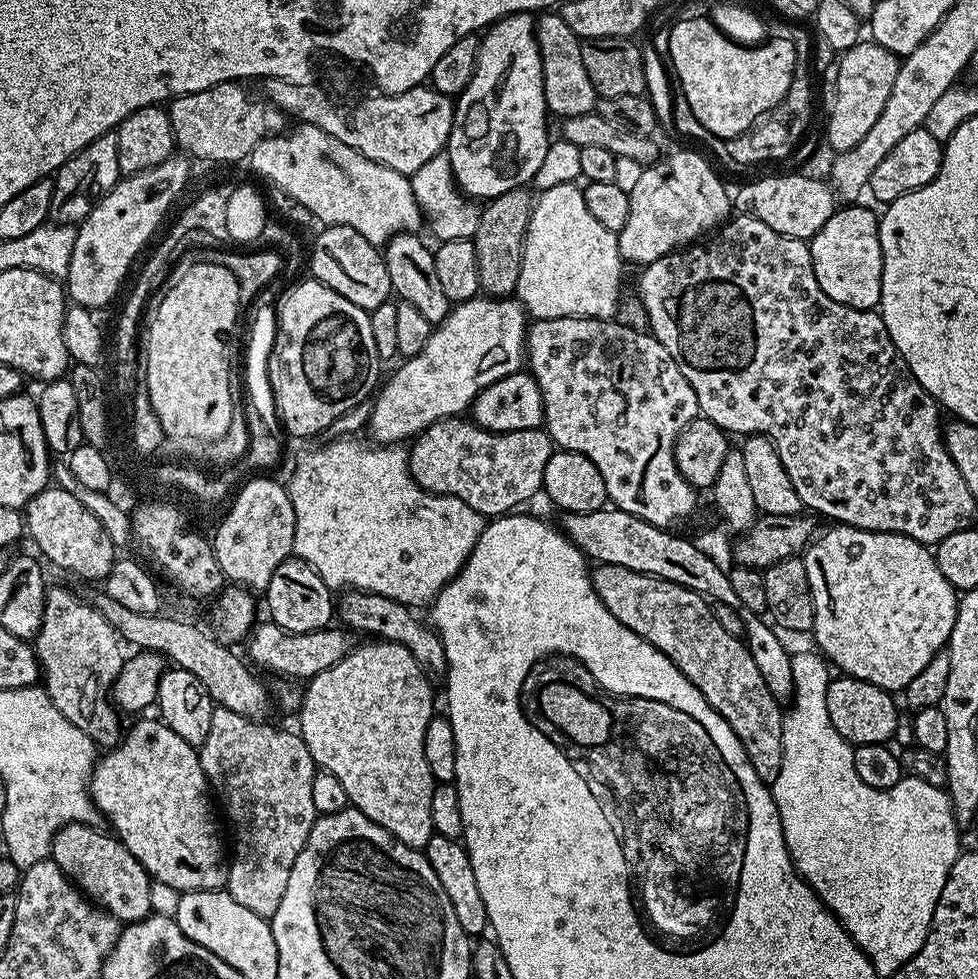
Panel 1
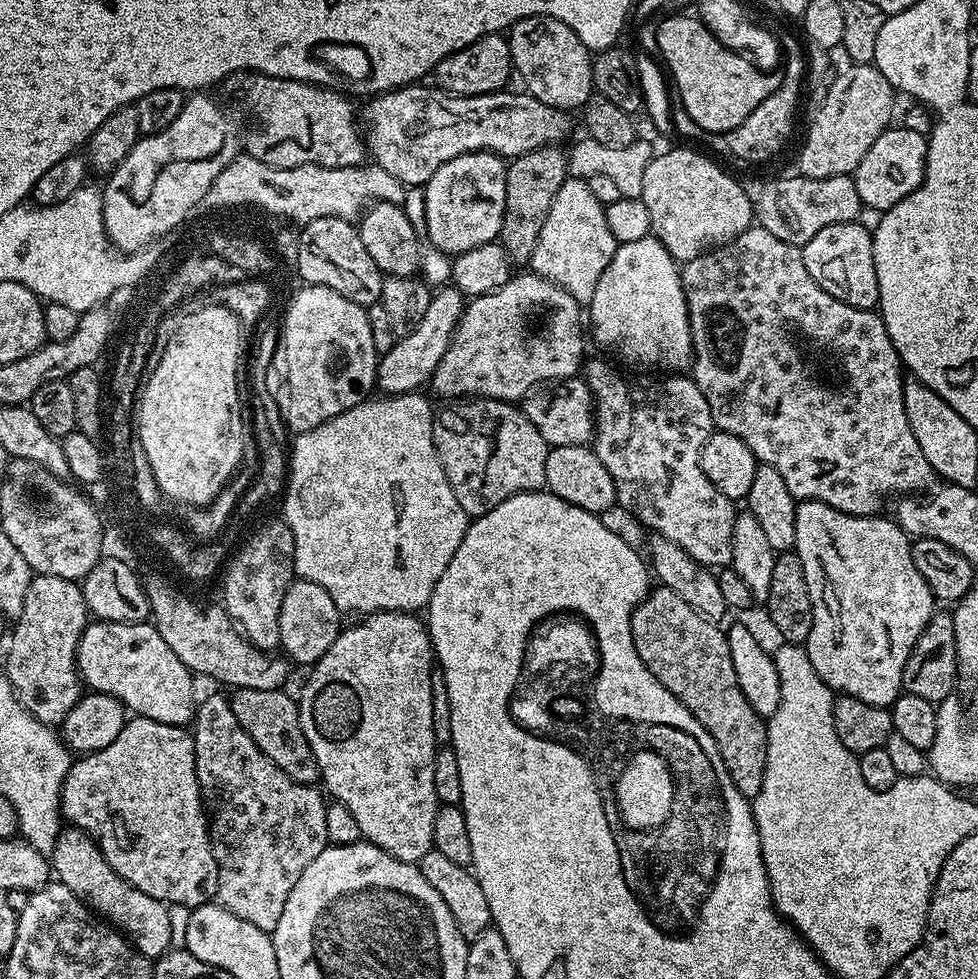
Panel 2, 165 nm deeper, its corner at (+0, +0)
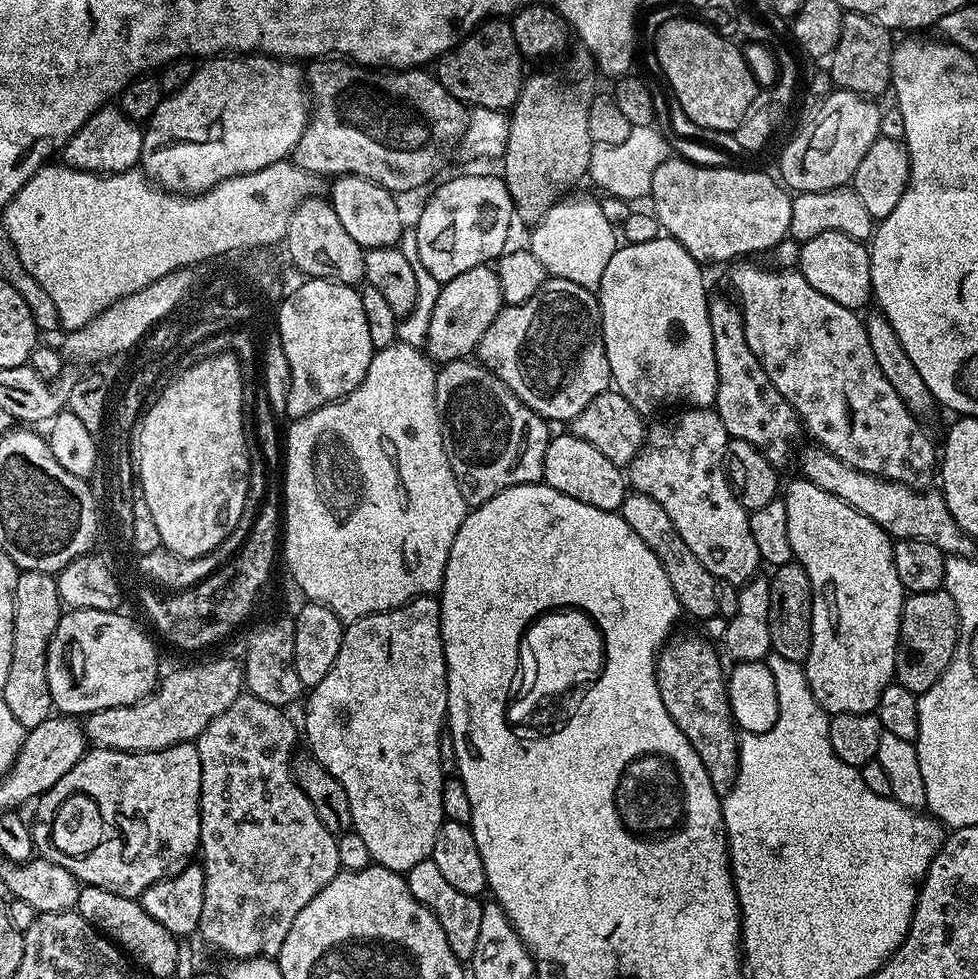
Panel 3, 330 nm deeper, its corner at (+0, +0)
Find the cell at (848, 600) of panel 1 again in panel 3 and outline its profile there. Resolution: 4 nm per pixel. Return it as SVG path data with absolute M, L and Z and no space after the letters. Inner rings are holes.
M797 478L788 488L788 493L783 493L782 499L786 506L786 530L790 534L790 546L795 563L804 567L806 574L810 578L812 587L812 641L810 642L810 654L804 661L804 673L810 682L810 690L814 698L832 716L841 716L842 714L862 714L863 712L875 712L880 704L882 694L887 690L888 685L893 683L896 674L896 651L900 645L900 623L904 614L904 601L906 593L902 586L902 578L898 578L898 570L894 566L894 550L892 549L894 540L888 533L882 530L882 526L875 524L866 514L858 514L842 498L834 498L834 494L826 494L814 482Z

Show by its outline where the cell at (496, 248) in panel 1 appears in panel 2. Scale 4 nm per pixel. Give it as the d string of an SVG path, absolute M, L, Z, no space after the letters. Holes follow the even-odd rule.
M559 147L539 148L533 152L527 152L515 157L507 165L506 174L506 210L502 218L502 230L498 237L498 243L504 247L506 254L512 260L513 265L531 265L534 258L534 246L538 246L538 234L542 234L542 226L546 222L546 214L550 214L550 206L562 186L562 182L569 179L568 158Z

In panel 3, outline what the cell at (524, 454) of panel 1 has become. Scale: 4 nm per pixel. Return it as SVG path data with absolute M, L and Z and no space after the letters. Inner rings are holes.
M472 358L443 365L436 374L436 405L444 431L444 449L458 478L462 498L470 505L485 504L494 494L519 484L539 484L544 479L544 459L550 439L544 417L530 410L489 368Z

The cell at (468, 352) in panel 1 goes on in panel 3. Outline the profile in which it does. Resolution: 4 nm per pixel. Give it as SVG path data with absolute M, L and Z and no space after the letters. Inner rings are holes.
M545 279L544 285L526 302L501 308L498 318L490 324L490 330L486 330L480 339L478 360L502 382L506 382L509 390L545 421L575 420L590 406L590 402L594 402L596 396L609 391L612 384L597 293L578 286L578 282Z

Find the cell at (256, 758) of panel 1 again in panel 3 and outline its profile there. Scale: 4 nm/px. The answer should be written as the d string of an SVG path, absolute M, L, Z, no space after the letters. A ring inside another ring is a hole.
M241 694L236 701L230 706L230 710L226 710L214 718L214 722L210 724L200 737L194 741L196 746L196 753L200 759L200 846L198 849L199 855L204 855L202 859L202 867L204 869L204 877L206 878L206 894L202 898L202 918L200 919L200 926L198 929L199 935L204 935L204 940L208 944L213 944L220 952L225 952L226 955L232 956L228 958L235 958L237 961L253 960L256 957L276 958L279 957L282 950L282 942L286 942L286 934L290 934L290 926L294 926L294 918L298 918L298 914L302 914L302 910L314 897L319 894L331 880L336 877L337 872L341 871L340 859L338 858L338 846L336 845L337 837L330 834L330 830L326 830L326 826L322 826L322 822L318 822L318 814L314 814L314 806L310 806L310 798L306 798L306 794L302 794L302 790L296 785L296 778L292 775L292 765L294 763L294 755L292 751L296 748L296 732L298 736L298 728L287 720L285 709L276 708L273 704L262 702L262 698L253 696L251 694Z

